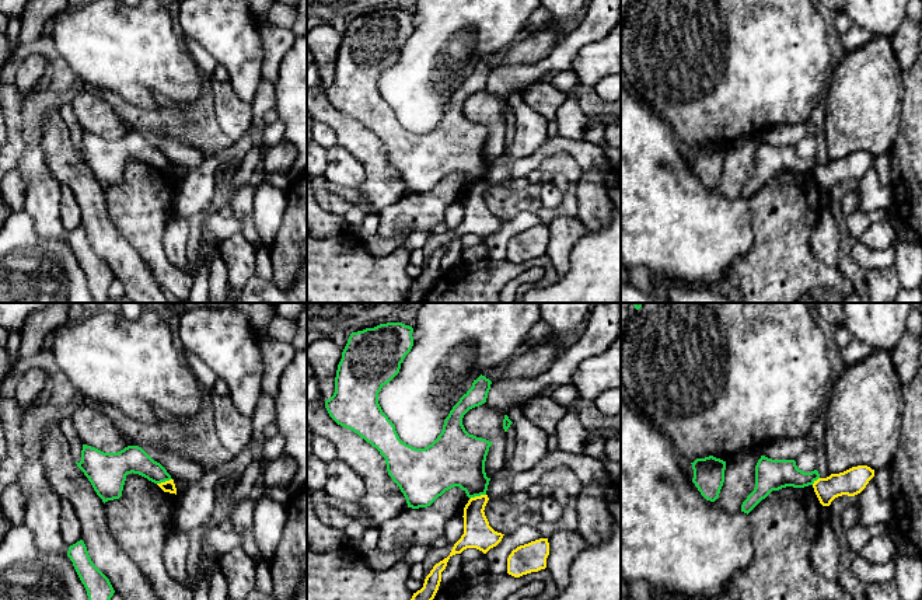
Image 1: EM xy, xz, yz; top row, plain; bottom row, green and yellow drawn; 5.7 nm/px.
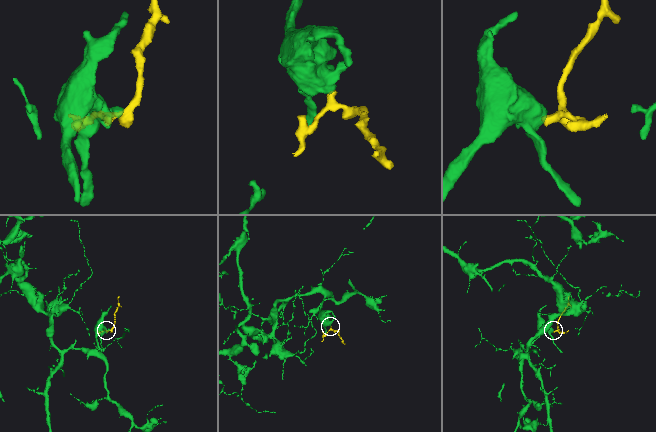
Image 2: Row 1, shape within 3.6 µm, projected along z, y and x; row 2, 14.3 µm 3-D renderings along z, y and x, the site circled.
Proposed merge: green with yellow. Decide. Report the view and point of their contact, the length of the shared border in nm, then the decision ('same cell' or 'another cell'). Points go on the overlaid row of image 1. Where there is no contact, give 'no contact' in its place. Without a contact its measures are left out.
xz (477, 495) | 100 nm | another cell

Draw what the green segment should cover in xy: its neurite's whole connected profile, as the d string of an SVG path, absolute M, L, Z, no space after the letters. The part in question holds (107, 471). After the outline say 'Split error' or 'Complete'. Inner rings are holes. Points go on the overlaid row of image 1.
M83 444L81 461L76 464L104 503L122 496L128 474L139 474L154 484L172 479L167 470L139 446L128 446L118 453L104 453Z. Complete

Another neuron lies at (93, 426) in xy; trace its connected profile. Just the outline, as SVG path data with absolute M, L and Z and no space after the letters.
M81 407L73 415L80 440L104 453L118 453L126 446L122 432L95 407Z

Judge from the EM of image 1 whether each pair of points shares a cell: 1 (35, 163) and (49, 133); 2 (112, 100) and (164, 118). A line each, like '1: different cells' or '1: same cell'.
1: different cells
2: same cell

